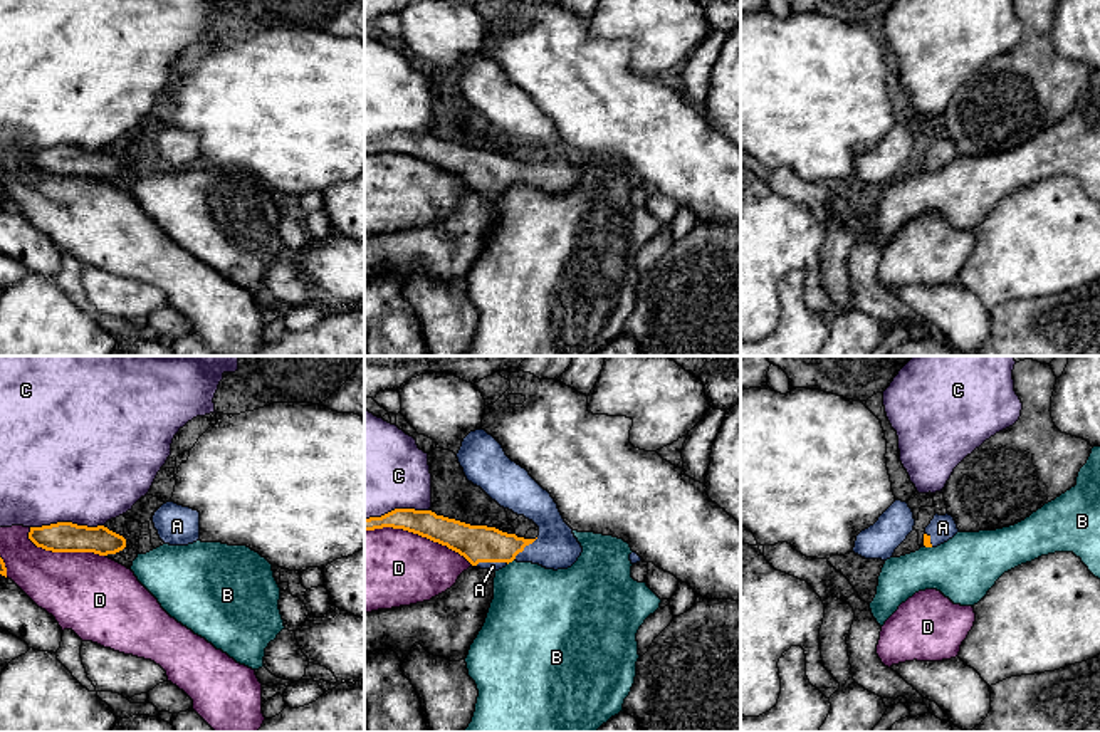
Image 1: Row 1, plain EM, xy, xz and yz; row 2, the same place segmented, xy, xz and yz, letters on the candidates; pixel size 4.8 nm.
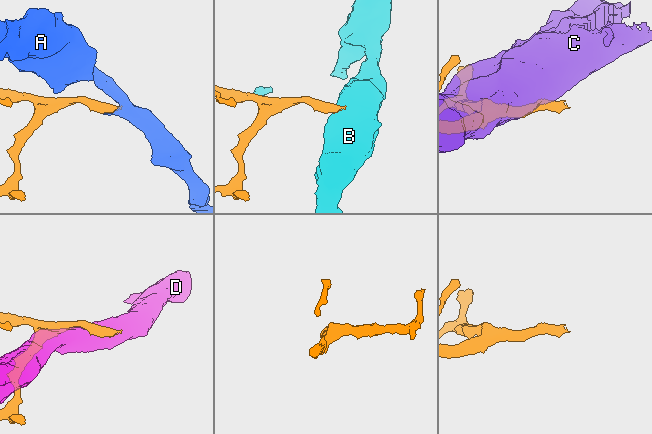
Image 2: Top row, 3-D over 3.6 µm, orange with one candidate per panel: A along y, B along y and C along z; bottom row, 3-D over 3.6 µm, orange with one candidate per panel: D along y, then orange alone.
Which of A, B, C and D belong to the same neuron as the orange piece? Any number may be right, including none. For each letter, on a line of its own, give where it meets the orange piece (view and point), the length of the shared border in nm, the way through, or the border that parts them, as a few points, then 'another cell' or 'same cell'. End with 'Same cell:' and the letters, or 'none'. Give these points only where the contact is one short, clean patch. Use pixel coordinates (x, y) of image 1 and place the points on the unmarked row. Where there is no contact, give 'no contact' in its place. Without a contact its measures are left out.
A: meets orange in xz at (491, 185); contact 160 nm long; runs through xz (477, 168), (491, 185), (492, 190); same cell
B: meets orange in xz at (509, 185); contact 40 nm long; another cell
C: meets orange in xy at (66, 146); contact 360 nm long; another cell
D: meets orange in xz at (419, 158); contact 550 nm long; another cell
Same cell: A

